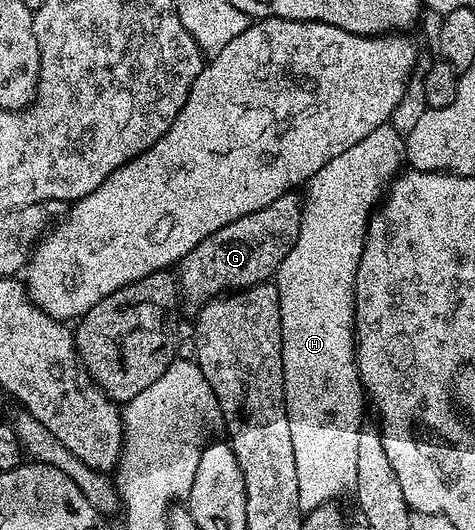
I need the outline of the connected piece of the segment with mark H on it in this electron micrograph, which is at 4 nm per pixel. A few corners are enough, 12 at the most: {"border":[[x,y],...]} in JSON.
{"border":[[376,127],[304,186],[276,274],[300,507],[356,479],[354,283],[403,168]]}

